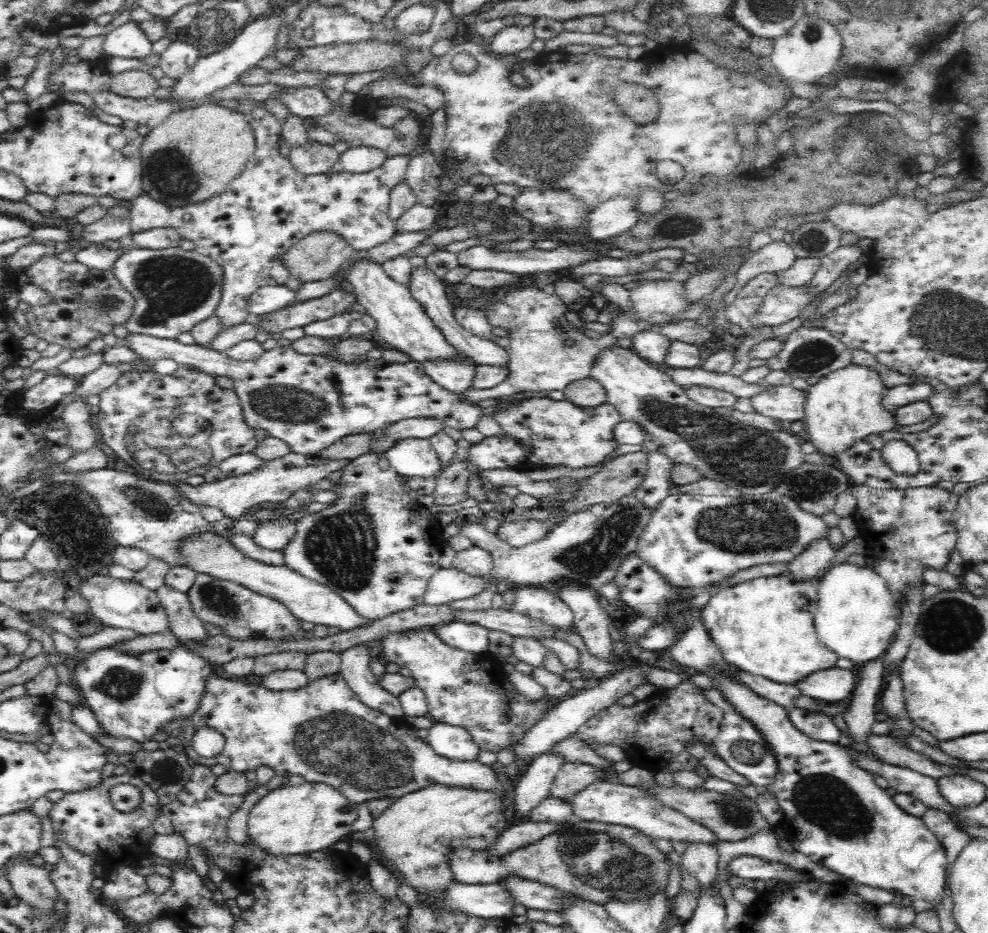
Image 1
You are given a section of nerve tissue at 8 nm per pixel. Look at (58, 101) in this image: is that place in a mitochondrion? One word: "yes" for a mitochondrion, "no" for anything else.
no

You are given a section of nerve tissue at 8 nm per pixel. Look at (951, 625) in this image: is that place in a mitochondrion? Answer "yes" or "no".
yes

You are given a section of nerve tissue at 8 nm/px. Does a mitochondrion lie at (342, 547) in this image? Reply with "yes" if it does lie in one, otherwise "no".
yes

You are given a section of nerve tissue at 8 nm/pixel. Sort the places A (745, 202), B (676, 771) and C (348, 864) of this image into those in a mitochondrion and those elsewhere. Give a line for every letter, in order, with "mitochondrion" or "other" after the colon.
A: other
B: other
C: other

